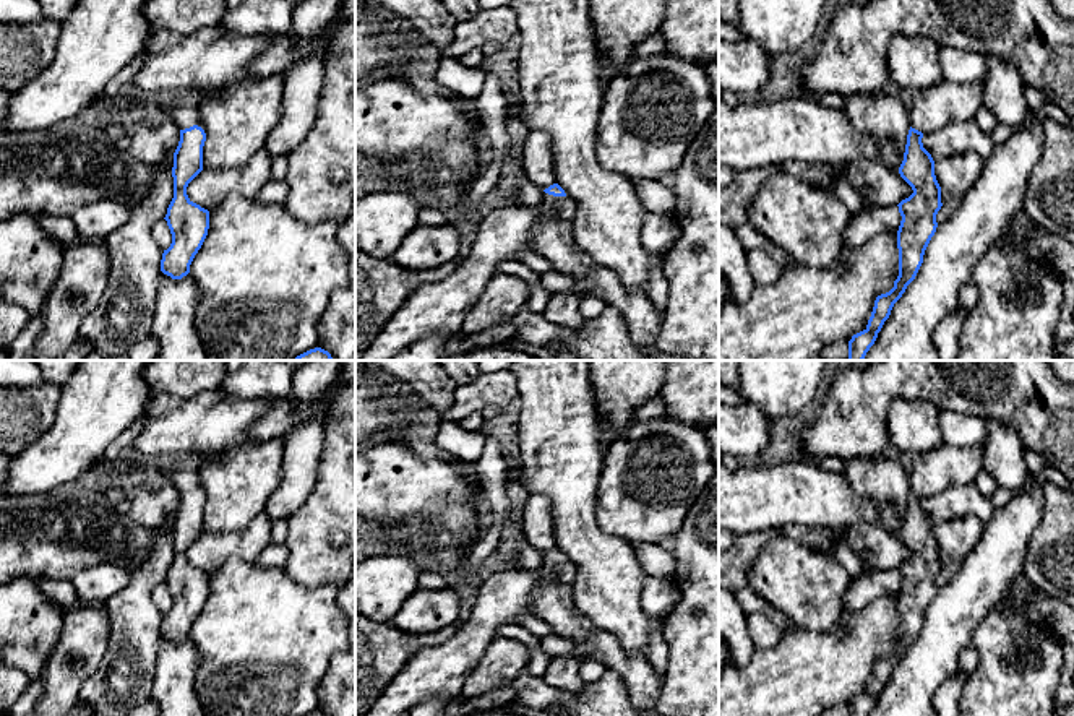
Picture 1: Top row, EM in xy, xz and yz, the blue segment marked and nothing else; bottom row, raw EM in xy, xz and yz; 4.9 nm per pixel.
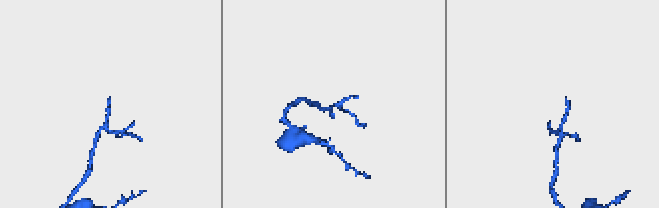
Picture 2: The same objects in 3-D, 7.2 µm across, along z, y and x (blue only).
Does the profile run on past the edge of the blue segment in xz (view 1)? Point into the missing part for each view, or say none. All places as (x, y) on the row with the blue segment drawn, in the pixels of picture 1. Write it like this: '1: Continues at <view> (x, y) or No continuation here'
1: Continues at xz (505, 231)

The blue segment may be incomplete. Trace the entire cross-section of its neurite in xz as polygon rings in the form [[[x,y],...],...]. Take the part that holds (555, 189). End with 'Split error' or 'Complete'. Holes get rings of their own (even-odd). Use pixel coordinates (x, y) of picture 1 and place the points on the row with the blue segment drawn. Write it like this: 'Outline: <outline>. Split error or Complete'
Outline: [[[553,183],[537,206],[493,201],[479,216],[470,253],[445,279],[420,286],[378,333],[359,360],[391,360],[410,343],[430,333],[459,331],[459,318],[482,295],[505,261],[532,252],[532,226],[556,219],[573,222],[576,203]]]. Split error

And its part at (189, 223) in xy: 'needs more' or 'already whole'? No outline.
needs more

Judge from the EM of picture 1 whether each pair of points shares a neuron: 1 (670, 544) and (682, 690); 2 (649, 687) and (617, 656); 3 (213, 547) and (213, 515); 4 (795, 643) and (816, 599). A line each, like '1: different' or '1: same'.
1: same
2: same
3: different
4: different

